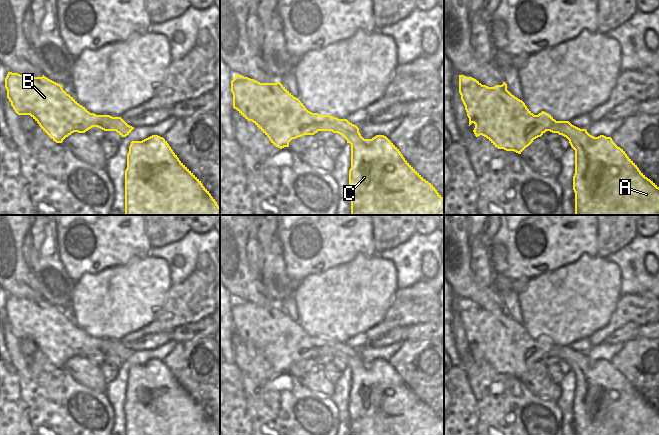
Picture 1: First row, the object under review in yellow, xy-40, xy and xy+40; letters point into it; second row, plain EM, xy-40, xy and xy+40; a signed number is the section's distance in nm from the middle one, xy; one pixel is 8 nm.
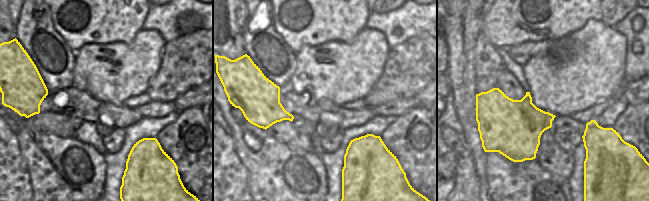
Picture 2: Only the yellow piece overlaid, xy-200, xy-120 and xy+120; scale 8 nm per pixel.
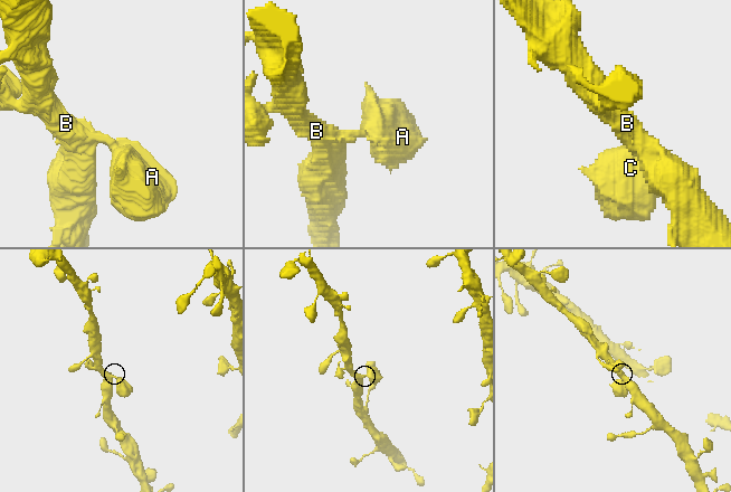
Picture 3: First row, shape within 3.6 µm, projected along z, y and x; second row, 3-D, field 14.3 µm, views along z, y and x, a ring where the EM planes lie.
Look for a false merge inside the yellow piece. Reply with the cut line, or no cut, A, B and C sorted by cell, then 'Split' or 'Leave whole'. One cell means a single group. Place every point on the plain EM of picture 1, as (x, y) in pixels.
No split. Groups: A B C. Leave whole.

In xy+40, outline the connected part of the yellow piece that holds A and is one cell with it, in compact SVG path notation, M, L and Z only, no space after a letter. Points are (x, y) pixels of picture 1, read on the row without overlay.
M459 299L459 317L469 342L469 350L472 347L475 348L473 354L475 360L486 361L498 373L521 378L534 363L541 361L546 355L558 357L569 364L571 371L575 374L575 398L573 400L575 435L659 435L659 411L639 394L611 361L604 359L594 361L586 353L580 353L569 345L556 345L544 335L534 339L522 324L507 314L505 306L502 309L488 311L472 301Z

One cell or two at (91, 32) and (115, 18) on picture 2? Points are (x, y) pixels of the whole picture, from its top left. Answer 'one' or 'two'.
one

